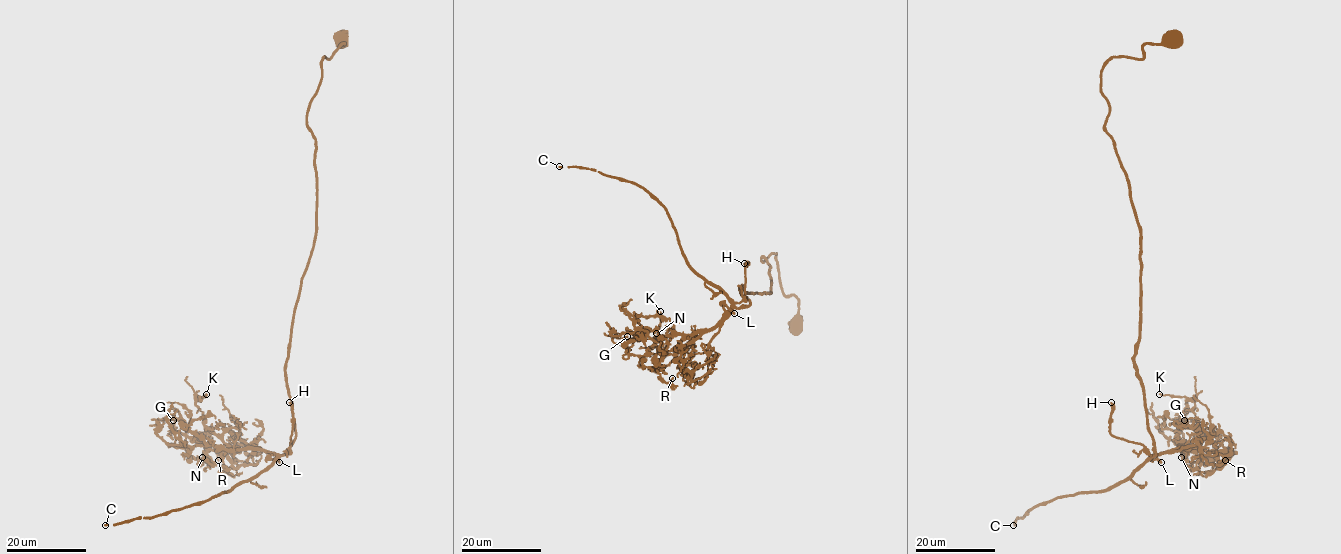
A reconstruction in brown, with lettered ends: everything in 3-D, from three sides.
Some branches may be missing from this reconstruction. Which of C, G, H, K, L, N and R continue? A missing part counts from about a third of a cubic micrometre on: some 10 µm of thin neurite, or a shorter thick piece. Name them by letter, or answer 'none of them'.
C

